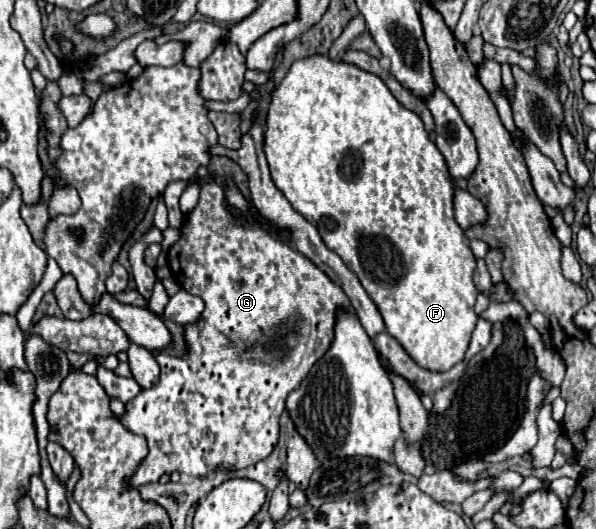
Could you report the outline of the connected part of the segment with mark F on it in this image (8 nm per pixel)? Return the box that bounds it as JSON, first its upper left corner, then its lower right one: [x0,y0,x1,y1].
[264,56,478,372]

